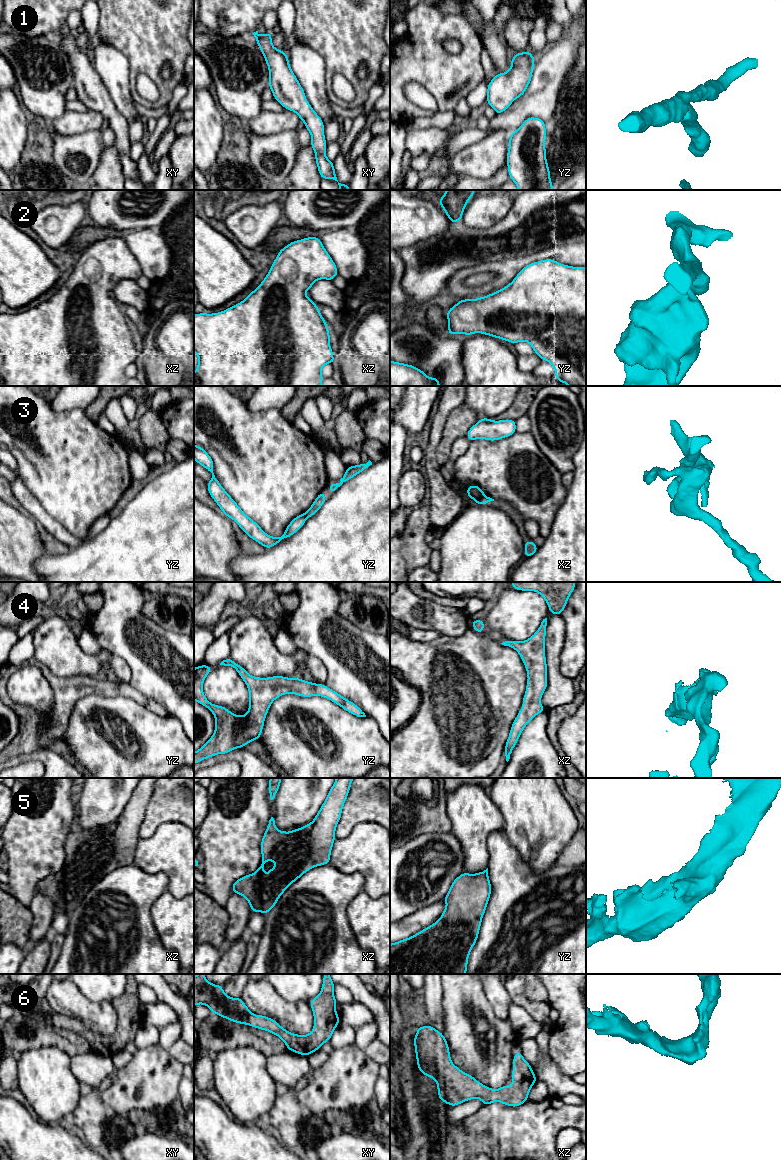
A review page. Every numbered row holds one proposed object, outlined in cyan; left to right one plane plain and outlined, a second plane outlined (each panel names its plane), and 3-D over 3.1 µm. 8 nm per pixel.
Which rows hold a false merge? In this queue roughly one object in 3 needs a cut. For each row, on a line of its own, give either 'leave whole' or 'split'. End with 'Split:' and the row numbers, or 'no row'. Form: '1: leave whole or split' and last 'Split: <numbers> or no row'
1: leave whole
2: leave whole
3: split
4: leave whole
5: leave whole
6: leave whole
Split: 3

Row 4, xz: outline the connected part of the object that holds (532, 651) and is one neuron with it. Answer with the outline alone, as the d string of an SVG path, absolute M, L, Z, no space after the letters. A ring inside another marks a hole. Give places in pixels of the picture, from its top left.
M547 618L543 619L535 634L525 641L505 641L504 646L515 649L527 671L526 692L523 707L516 716L505 744L505 756L508 762L525 726L539 713L546 711L539 703L547 688L547 663L545 657L545 637Z

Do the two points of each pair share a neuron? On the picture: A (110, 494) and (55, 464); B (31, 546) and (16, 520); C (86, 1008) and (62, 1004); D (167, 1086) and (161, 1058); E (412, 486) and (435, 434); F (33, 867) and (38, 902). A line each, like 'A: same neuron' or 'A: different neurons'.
A: same neuron
B: same neuron
C: same neuron
D: same neuron
E: different neurons
F: different neurons

